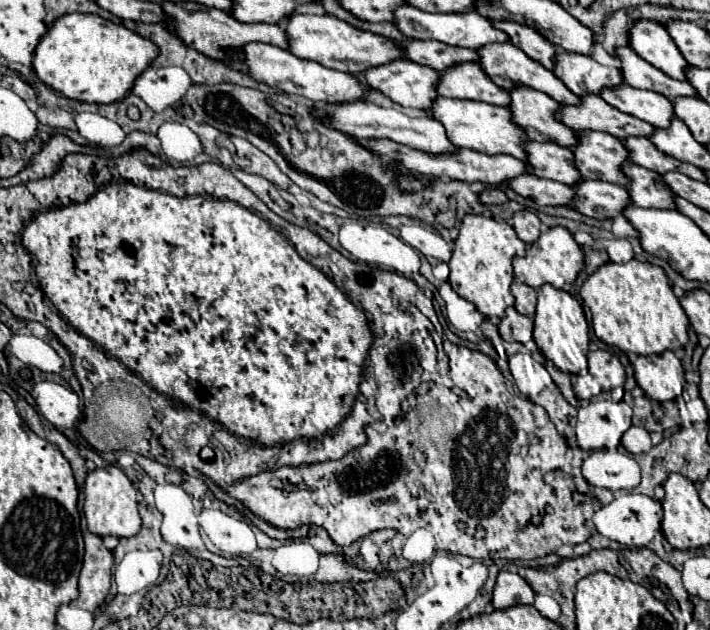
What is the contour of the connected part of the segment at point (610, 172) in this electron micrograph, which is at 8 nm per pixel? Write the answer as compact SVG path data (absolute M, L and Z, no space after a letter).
M577 131L575 137L579 143L571 151L583 179L627 185L627 177L619 173L619 165L627 161L627 149L623 149L621 139L599 131Z

